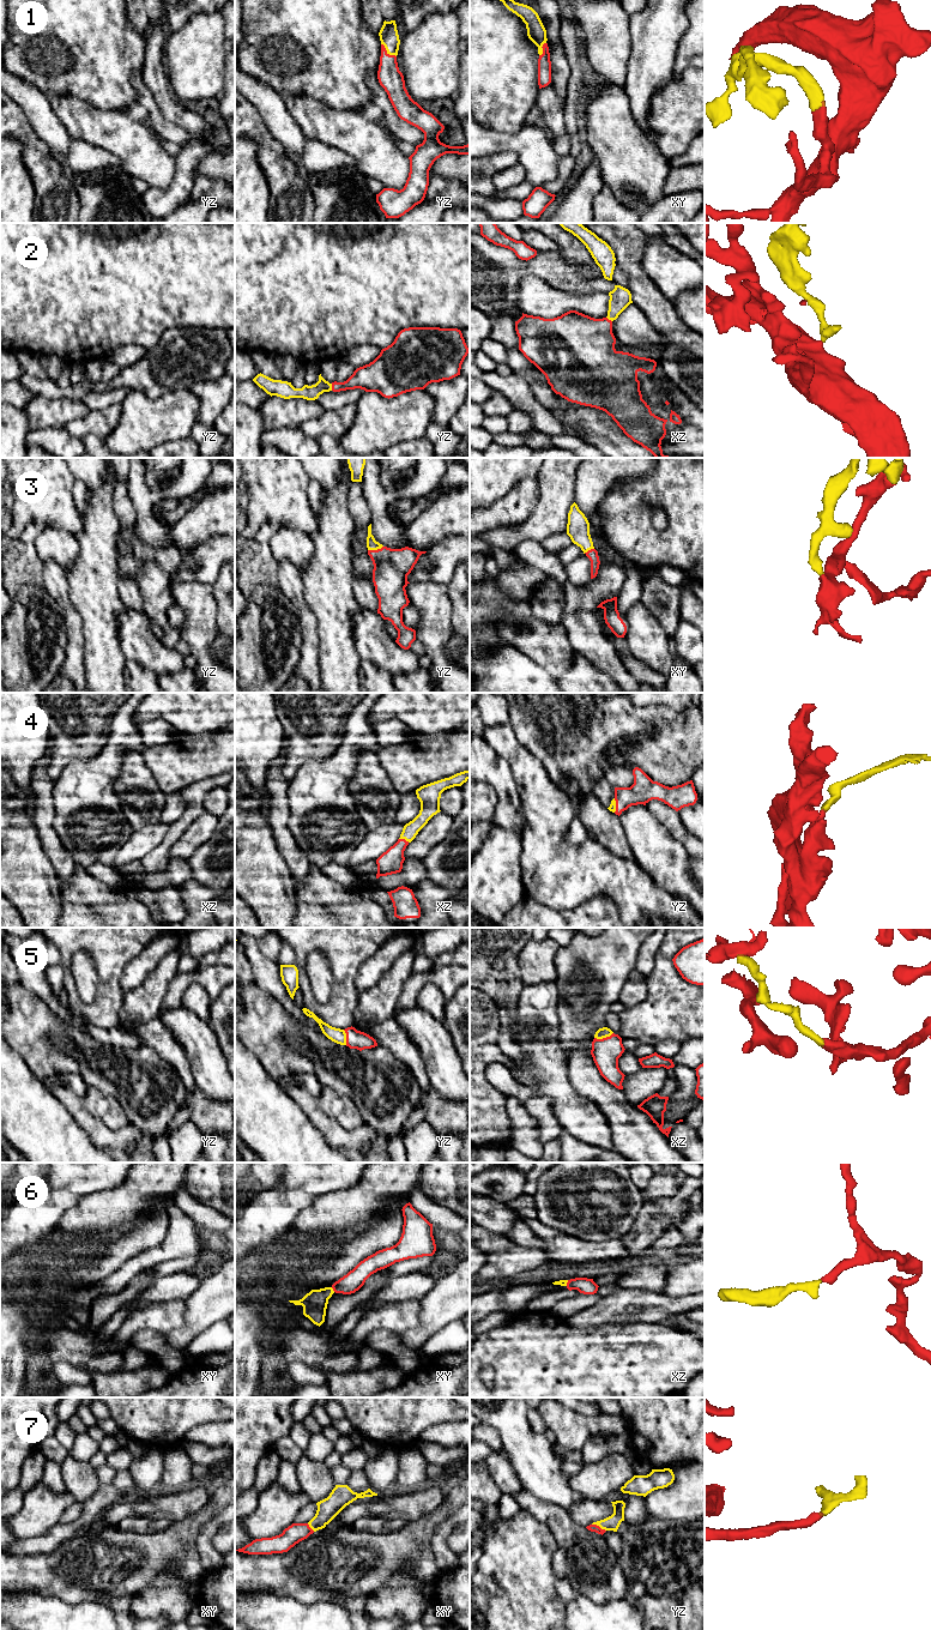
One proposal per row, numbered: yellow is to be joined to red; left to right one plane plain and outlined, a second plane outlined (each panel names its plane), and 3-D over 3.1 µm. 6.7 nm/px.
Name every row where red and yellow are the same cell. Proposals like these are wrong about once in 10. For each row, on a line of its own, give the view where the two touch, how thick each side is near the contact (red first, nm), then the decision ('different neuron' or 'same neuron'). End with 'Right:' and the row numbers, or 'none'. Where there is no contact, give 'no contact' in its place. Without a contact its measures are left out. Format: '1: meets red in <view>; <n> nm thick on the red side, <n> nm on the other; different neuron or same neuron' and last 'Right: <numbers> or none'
1: meets red in yz; 160 nm thick on the red side, 130 nm on the other; same neuron
2: meets red in yz; 170 nm thick on the red side, 100 nm on the other; same neuron
3: meets red in yz; 240 nm thick on the red side, 80 nm on the other; same neuron
4: meets red in xz; 160 nm thick on the red side, 100 nm on the other; same neuron
5: meets red in xz; 190 nm thick on the red side, 70 nm on the other; same neuron
6: meets red in xy; 140 nm thick on the red side, 160 nm on the other; same neuron
7: meets red in yz; 50 nm thick on the red side, 100 nm on the other; same neuron
Right: 1, 2, 3, 4, 5, 6, 7

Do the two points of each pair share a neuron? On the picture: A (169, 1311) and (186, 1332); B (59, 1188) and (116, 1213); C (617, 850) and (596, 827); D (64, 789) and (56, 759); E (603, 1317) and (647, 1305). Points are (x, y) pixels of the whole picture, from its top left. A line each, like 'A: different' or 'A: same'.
A: different
B: different
C: same
D: different
E: same

